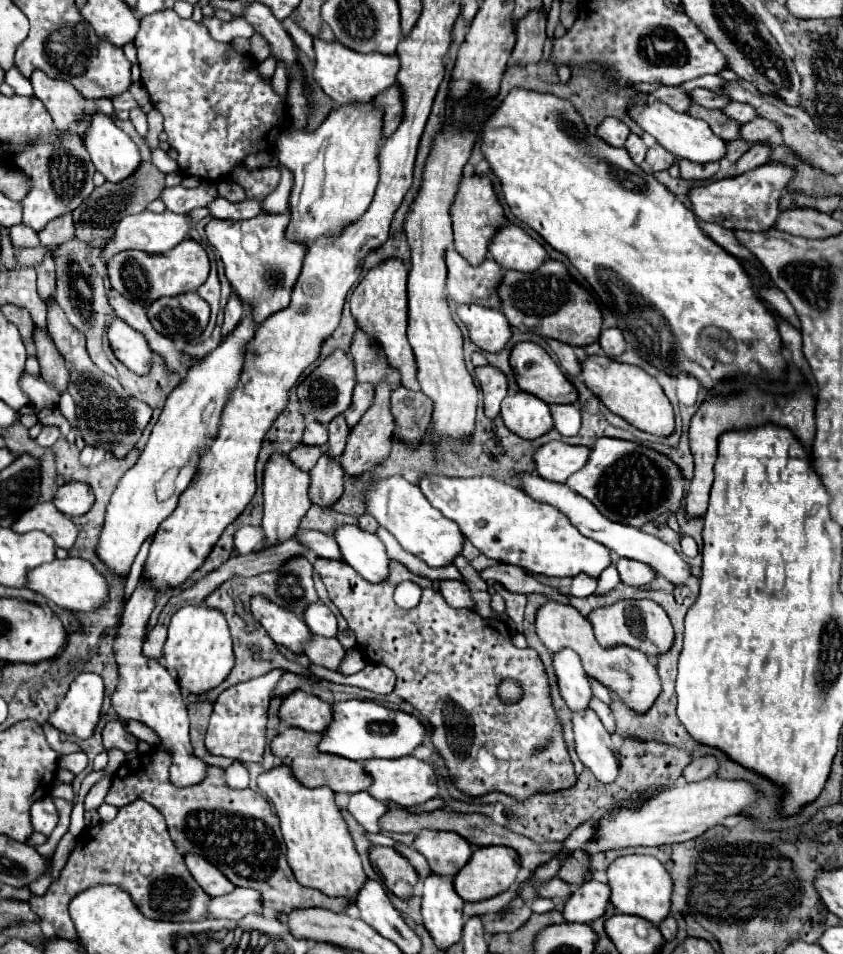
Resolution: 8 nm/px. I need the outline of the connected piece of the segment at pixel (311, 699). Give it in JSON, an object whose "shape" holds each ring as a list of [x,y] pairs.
{"shape":[[[295,690],[283,700],[279,716],[289,726],[309,732],[323,732],[333,722],[333,704],[327,704],[303,690]]]}

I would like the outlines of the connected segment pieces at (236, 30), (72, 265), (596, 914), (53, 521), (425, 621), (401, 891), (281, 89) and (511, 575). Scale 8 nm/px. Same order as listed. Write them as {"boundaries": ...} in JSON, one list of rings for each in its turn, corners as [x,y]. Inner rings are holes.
{"boundaries":[[[[205,16],[203,24],[205,24],[205,28],[209,28],[213,38],[217,38],[217,40],[221,40],[225,44],[229,44],[231,40],[235,40],[239,36],[251,38],[251,34],[255,32],[243,18],[233,18],[231,22],[223,22],[223,20],[215,18],[215,16],[211,16],[211,18]]],[[[73,236],[69,242],[63,242],[55,250],[55,272],[57,272],[57,290],[55,298],[61,304],[63,312],[67,314],[69,322],[81,330],[87,338],[87,352],[93,360],[93,364],[103,370],[109,376],[117,376],[115,366],[109,362],[105,350],[103,350],[103,336],[109,326],[109,316],[105,312],[107,308],[107,290],[105,290],[105,262],[99,258],[99,248],[91,242],[81,242],[77,236]]],[[[597,880],[585,882],[585,886],[575,886],[571,898],[565,902],[563,916],[567,922],[593,922],[601,918],[609,906],[611,888]]],[[[53,502],[33,506],[33,510],[21,514],[21,518],[17,518],[17,526],[11,526],[11,528],[19,534],[41,530],[49,534],[59,548],[65,548],[65,550],[69,550],[75,544],[79,534],[79,528],[73,524],[73,520],[67,514],[59,512]]],[[[315,558],[313,568],[315,568],[317,574],[321,576],[321,580],[323,580],[323,584],[325,584],[327,592],[329,592],[331,602],[339,608],[339,612],[341,612],[343,618],[347,620],[349,628],[353,630],[353,634],[355,634],[355,638],[357,638],[357,646],[359,646],[359,650],[365,654],[365,658],[367,658],[371,664],[383,664],[383,666],[391,668],[391,670],[395,672],[395,676],[397,676],[397,686],[395,686],[393,692],[395,692],[397,696],[401,696],[403,700],[407,700],[409,704],[413,704],[413,706],[431,722],[431,726],[433,726],[433,744],[435,744],[435,748],[441,752],[441,756],[445,758],[445,764],[447,764],[447,768],[449,768],[449,772],[451,772],[451,780],[457,784],[457,788],[461,788],[463,792],[467,792],[467,794],[471,794],[471,796],[483,796],[483,794],[487,794],[487,792],[491,792],[491,790],[499,790],[499,792],[511,794],[511,796],[515,796],[515,798],[519,798],[519,800],[525,800],[527,796],[535,794],[535,790],[555,792],[555,790],[565,790],[565,788],[569,788],[569,786],[575,784],[577,778],[575,778],[573,764],[571,764],[571,758],[569,758],[569,754],[567,754],[567,748],[565,748],[565,742],[563,742],[563,736],[561,736],[561,728],[557,726],[557,716],[555,716],[555,712],[553,712],[553,708],[551,708],[549,682],[547,682],[543,664],[541,664],[541,660],[539,660],[539,654],[537,654],[533,648],[523,648],[523,650],[515,648],[515,646],[511,644],[511,636],[509,636],[507,624],[503,624],[503,622],[497,620],[497,627],[494,627],[493,624],[491,624],[491,620],[479,616],[475,610],[451,608],[451,606],[445,602],[445,598],[441,596],[441,592],[433,588],[433,582],[431,582],[431,580],[413,574],[407,566],[399,564],[397,560],[389,560],[389,576],[387,576],[385,580],[381,580],[381,582],[369,582],[369,580],[361,578],[357,572],[353,572],[349,566],[345,566],[345,564],[341,564],[341,562],[327,560],[327,558]],[[403,580],[411,580],[411,582],[419,584],[421,590],[423,590],[419,606],[411,608],[409,612],[403,610],[403,608],[399,608],[399,606],[395,604],[395,600],[393,600],[393,590],[395,590],[395,586],[397,586],[399,582],[403,582]],[[505,678],[513,678],[513,680],[521,686],[521,692],[523,692],[523,694],[521,694],[521,698],[519,698],[517,702],[503,702],[503,700],[499,698],[499,692],[497,692],[497,690],[499,690],[499,686],[501,686],[501,682],[503,682]]],[[[373,846],[369,852],[371,864],[379,870],[383,876],[385,886],[401,900],[413,898],[413,886],[419,880],[417,870],[411,866],[411,862],[397,854],[397,850],[387,846]]],[[[279,61],[276,65],[276,70],[272,77],[272,84],[275,92],[277,92],[279,96],[281,96],[282,100],[286,101],[288,80],[287,80],[283,62],[281,61]]],[[[495,564],[491,568],[485,568],[479,573],[483,580],[495,580],[499,584],[503,584],[509,592],[521,592],[521,594],[529,594],[529,592],[541,592],[547,594],[559,602],[569,602],[565,596],[561,596],[555,588],[551,586],[543,586],[541,582],[537,582],[531,574],[527,574],[523,568],[517,566],[509,566],[509,564]]]]}

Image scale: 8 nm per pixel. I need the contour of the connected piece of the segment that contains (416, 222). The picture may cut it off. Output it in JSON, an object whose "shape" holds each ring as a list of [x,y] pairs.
{"shape":[[[445,128],[427,158],[423,184],[415,196],[411,210],[405,218],[405,234],[411,246],[411,268],[409,268],[409,328],[407,338],[417,360],[417,380],[421,390],[433,400],[433,428],[439,436],[465,438],[471,434],[475,424],[477,408],[477,386],[473,376],[465,368],[463,360],[463,336],[455,324],[449,304],[445,298],[447,266],[445,252],[453,248],[451,230],[451,204],[455,200],[457,186],[461,182],[463,166],[471,156],[475,134],[469,130],[457,132]]]}

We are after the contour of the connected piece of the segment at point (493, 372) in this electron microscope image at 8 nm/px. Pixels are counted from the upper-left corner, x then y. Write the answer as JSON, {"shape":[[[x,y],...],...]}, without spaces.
{"shape":[[[491,364],[475,368],[475,376],[483,388],[485,414],[489,418],[495,418],[499,414],[501,400],[507,396],[507,378],[499,368],[495,368]]]}

